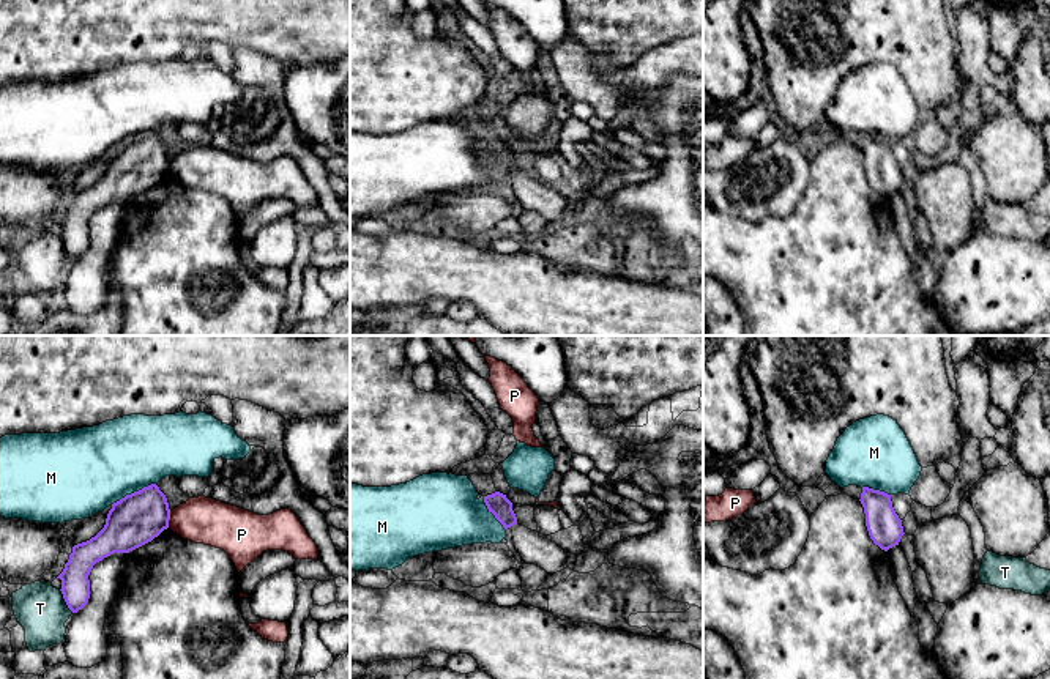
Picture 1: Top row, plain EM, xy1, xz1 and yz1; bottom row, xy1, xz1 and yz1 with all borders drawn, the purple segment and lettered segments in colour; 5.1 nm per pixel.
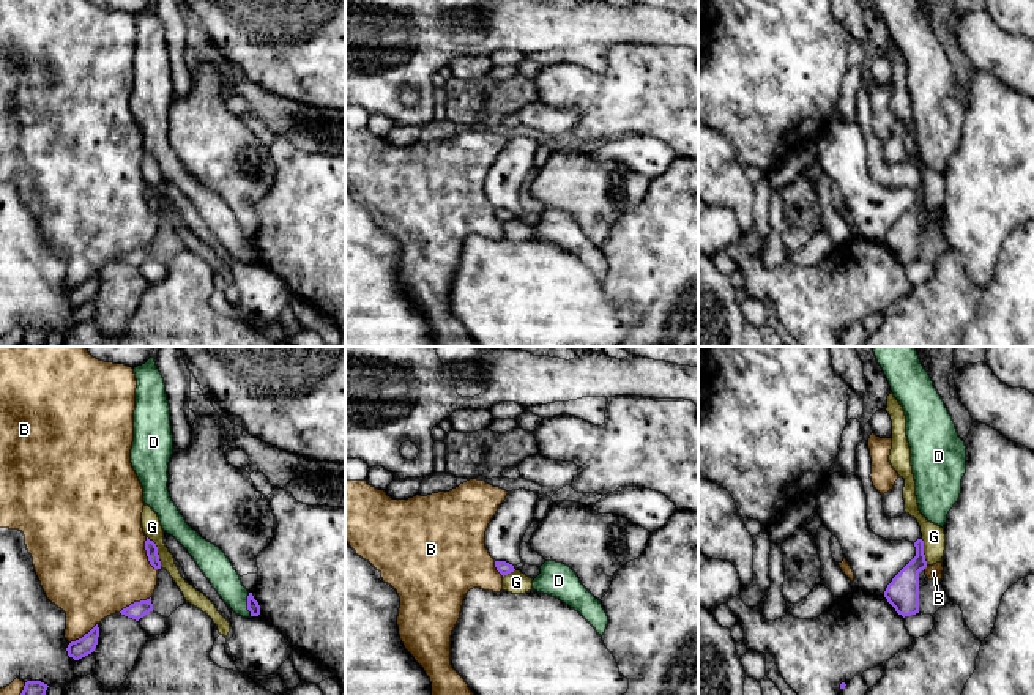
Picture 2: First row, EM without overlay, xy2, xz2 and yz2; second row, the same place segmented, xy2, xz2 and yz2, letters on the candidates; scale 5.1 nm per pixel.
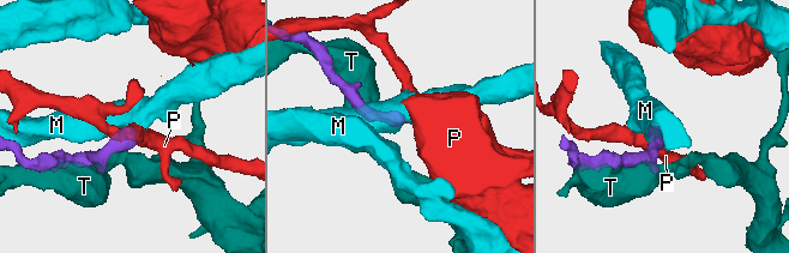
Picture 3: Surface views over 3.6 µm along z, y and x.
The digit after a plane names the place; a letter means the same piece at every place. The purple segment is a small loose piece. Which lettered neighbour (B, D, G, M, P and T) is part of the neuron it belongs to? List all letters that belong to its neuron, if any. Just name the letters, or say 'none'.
none

